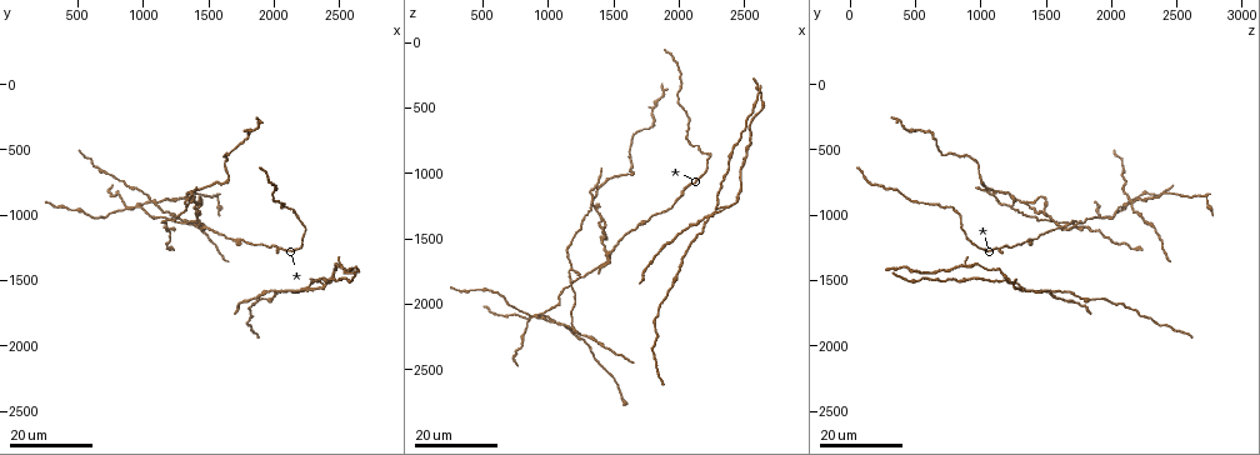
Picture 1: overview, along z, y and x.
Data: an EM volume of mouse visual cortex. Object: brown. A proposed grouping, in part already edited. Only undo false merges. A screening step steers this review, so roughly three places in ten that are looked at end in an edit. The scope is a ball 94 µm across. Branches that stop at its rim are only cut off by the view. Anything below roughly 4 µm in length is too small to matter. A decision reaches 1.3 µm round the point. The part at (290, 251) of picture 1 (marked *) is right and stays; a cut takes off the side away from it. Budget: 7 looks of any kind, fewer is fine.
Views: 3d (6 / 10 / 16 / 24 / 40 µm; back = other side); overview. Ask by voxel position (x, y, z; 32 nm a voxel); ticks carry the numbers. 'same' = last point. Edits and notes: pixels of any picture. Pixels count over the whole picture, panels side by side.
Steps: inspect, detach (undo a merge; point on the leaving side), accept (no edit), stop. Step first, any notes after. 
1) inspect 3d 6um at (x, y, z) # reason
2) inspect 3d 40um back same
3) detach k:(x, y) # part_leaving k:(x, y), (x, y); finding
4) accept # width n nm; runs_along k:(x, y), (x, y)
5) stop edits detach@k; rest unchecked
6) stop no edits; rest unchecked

inspect 3d 24um at (2180, 1240, 1000)

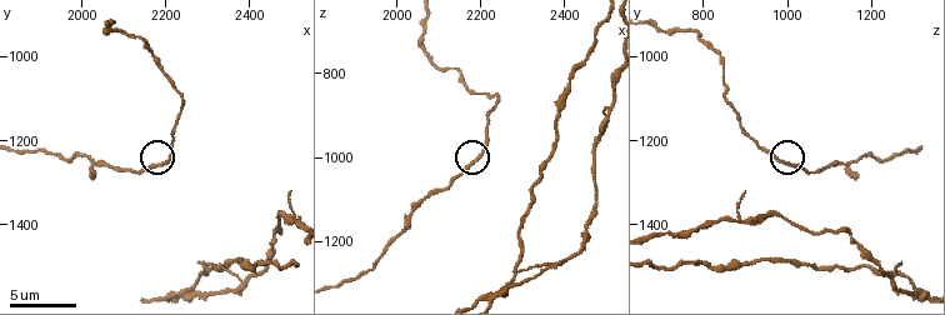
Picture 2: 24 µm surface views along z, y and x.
inspect 3d 6um at (2190, 1260, 1000)

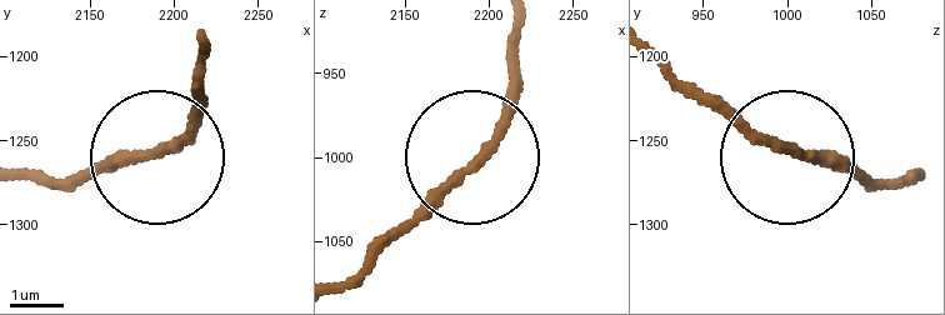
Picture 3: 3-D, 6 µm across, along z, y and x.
accept # runs_along 3:(60, 188), (159, 151), (200, 84); one neuron here

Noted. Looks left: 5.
inspect 3d 24um at (1440, 1100, 1660) # thin arm on a thick one

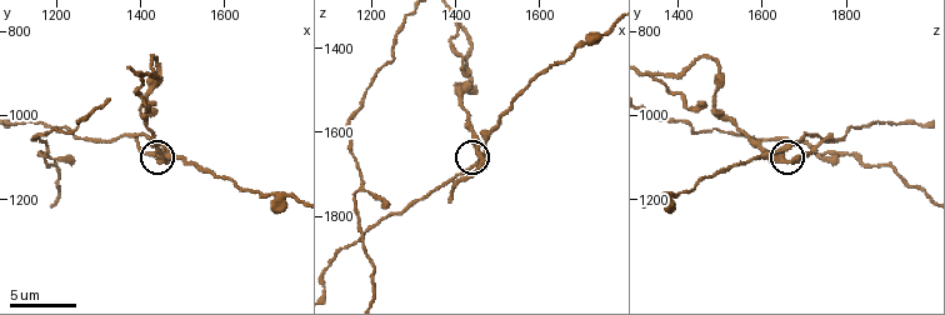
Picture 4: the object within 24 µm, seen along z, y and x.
inspect 3d 10um at (1455, 1105, 1650) # closer look

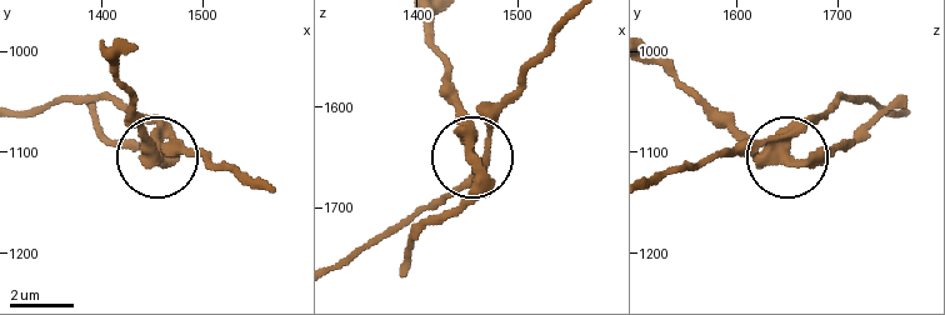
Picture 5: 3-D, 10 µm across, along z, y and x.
detach 5:(481, 195) # part_leaving 5:(160, 130), (158, 151), (123, 81), (120, 55); two neurons meet here

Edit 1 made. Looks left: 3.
inspect overview

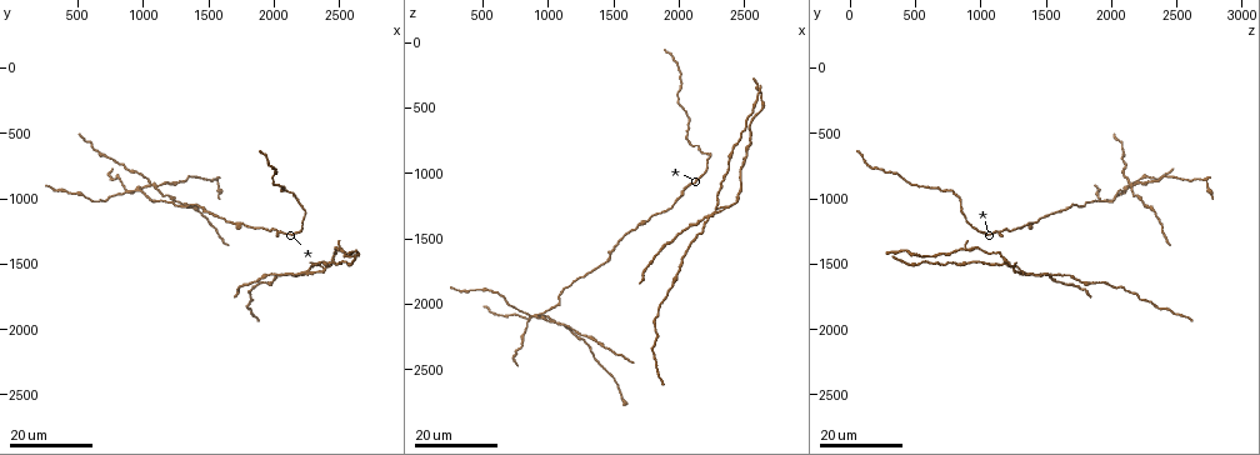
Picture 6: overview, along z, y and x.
inspect 3d 16um at (900, 940, 2080) # looks like a crossing

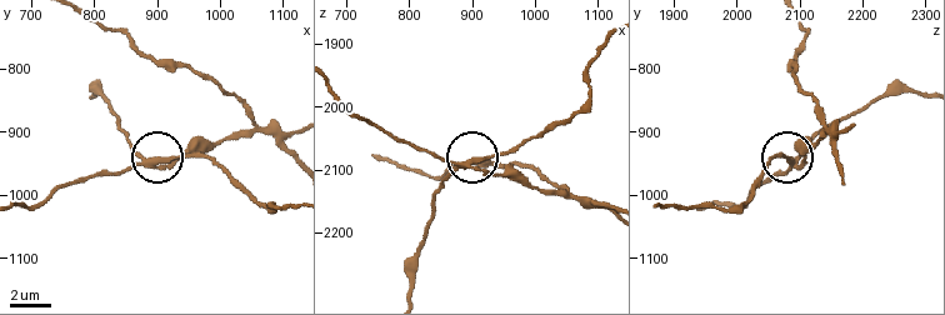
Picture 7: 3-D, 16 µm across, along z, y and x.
inspect 3d 10um at (895, 955, 2085)

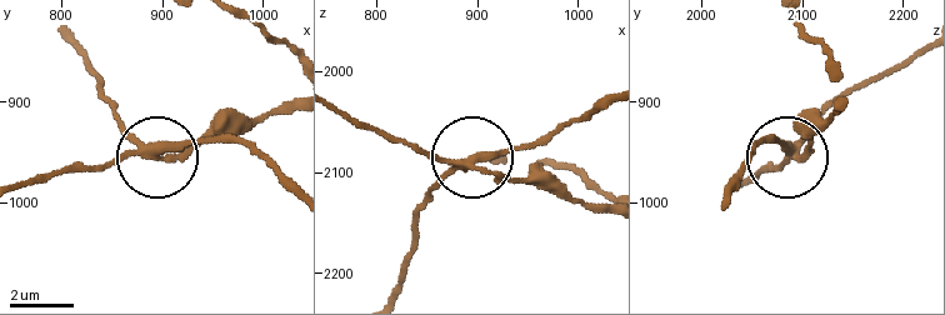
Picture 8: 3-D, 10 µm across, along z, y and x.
detach 8:(505, 180) # part_leaving 8:(146, 151), (168, 158), (289, 111); two neurons meet here

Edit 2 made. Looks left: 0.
stop edits detach@5, detach@8; rest unchecked

